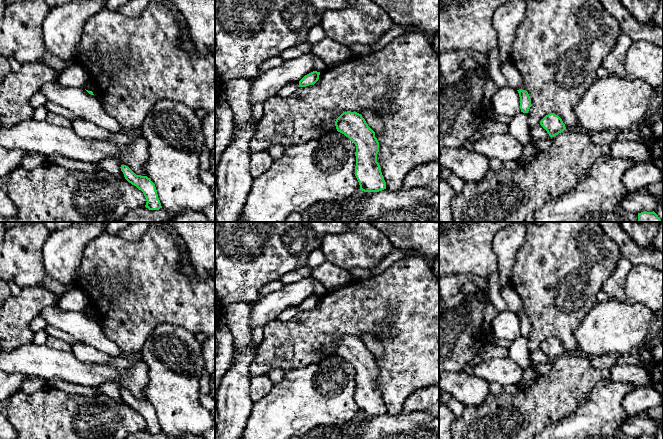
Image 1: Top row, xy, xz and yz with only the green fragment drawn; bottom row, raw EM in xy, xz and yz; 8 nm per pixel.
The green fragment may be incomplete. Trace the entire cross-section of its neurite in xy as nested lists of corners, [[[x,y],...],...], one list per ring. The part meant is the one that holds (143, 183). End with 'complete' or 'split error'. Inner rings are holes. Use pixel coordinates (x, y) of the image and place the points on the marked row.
[[[121,165],[121,171],[125,179],[141,190],[146,198],[145,207],[149,210],[159,210],[162,208],[158,198],[155,184],[147,176],[136,175],[128,166]]]; complete

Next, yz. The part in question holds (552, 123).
[[[554,113],[546,115],[541,120],[540,125],[547,131],[551,138],[566,130],[562,119]]]; complete

